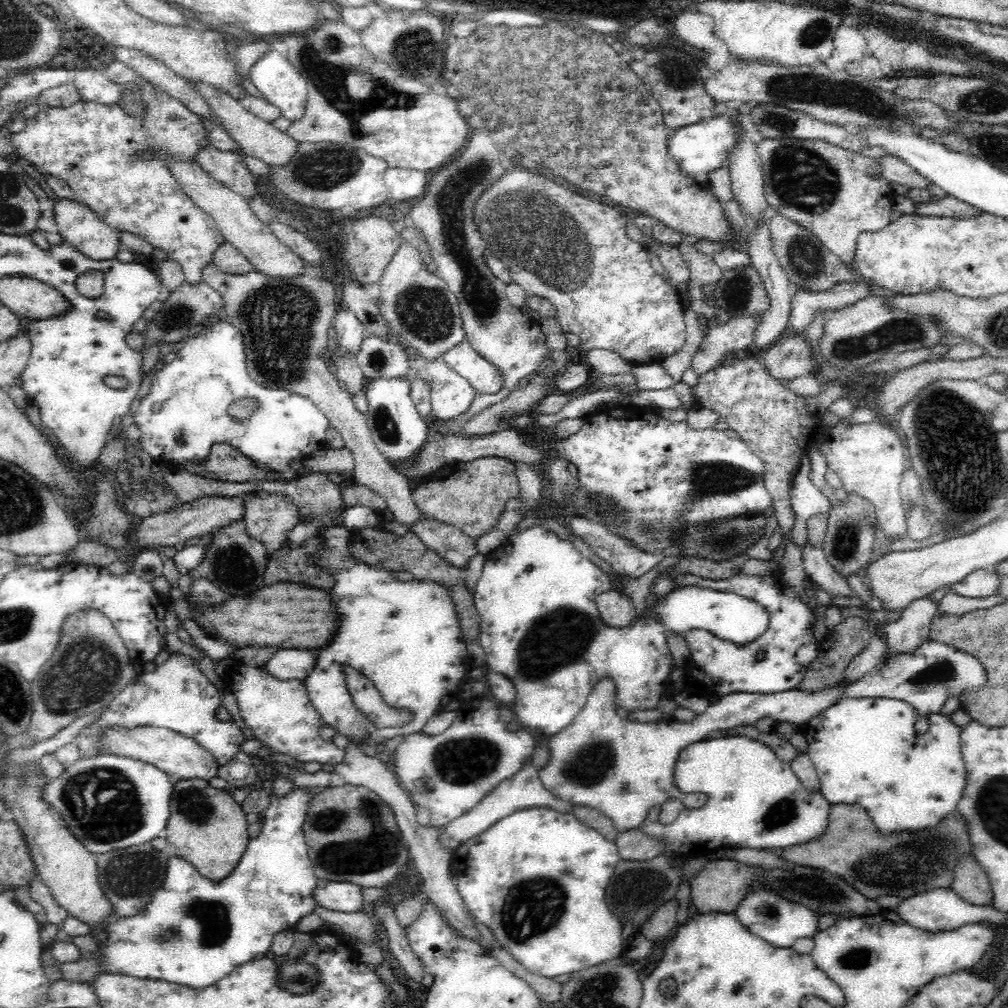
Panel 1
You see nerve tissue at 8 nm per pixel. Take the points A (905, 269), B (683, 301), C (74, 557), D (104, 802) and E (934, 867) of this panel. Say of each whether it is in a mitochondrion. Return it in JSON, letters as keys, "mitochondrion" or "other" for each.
{"A":"other","B":"other","C":"other","D":"mitochondrion","E":"other"}

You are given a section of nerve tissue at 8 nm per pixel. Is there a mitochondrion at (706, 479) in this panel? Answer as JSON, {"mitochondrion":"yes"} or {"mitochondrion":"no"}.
{"mitochondrion":"yes"}

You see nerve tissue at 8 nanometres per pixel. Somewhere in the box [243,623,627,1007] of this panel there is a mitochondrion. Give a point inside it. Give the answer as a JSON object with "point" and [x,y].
{"point":[532,907]}

